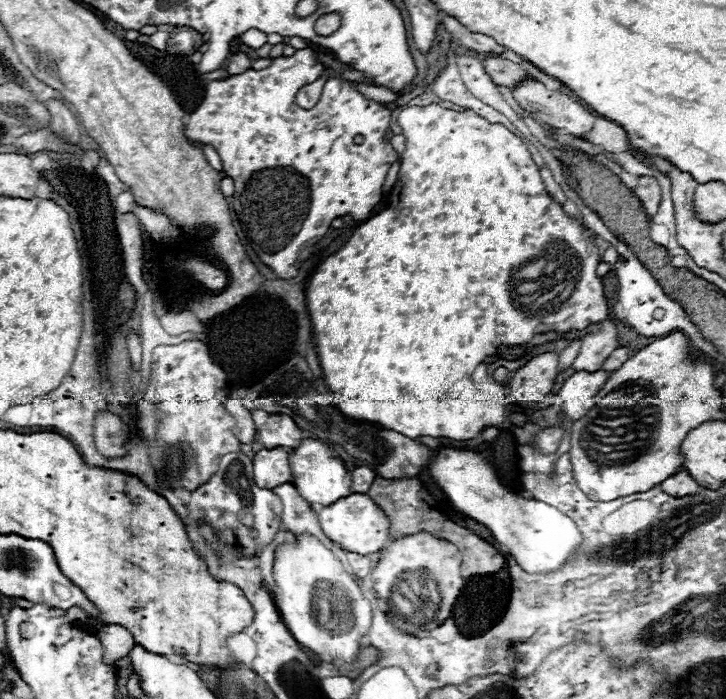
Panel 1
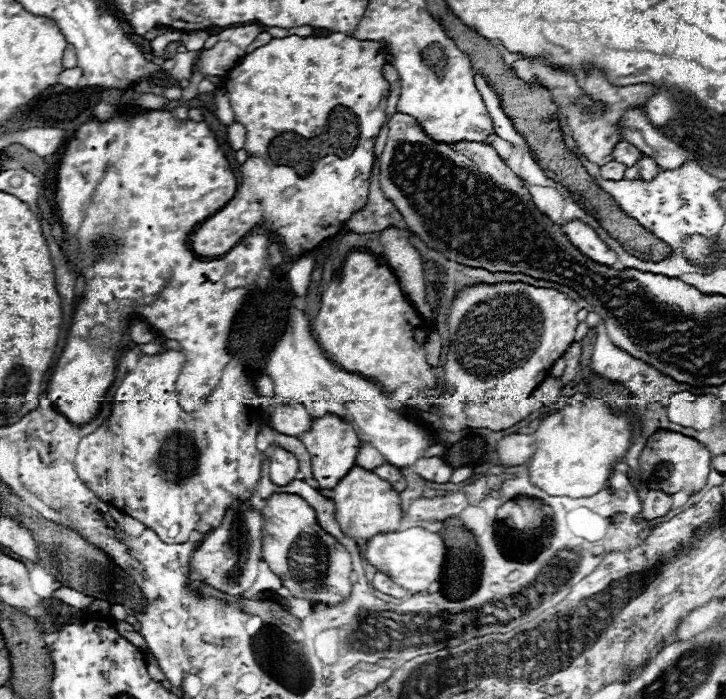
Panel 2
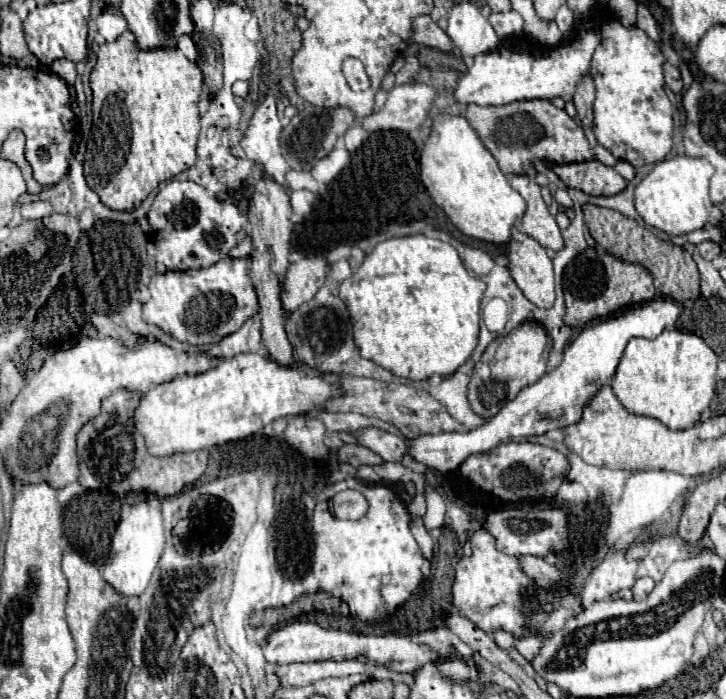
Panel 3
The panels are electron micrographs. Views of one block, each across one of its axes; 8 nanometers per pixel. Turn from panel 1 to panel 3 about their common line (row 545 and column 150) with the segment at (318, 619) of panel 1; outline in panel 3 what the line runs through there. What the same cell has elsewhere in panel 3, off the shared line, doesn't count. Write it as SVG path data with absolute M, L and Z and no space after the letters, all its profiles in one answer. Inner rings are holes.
M224 256L220 262L210 268L186 270L186 272L166 272L154 274L150 282L150 300L144 304L144 320L160 326L166 334L180 342L202 346L206 342L218 342L222 336L236 332L248 318L260 312L256 290L248 272L248 258L230 258Z

